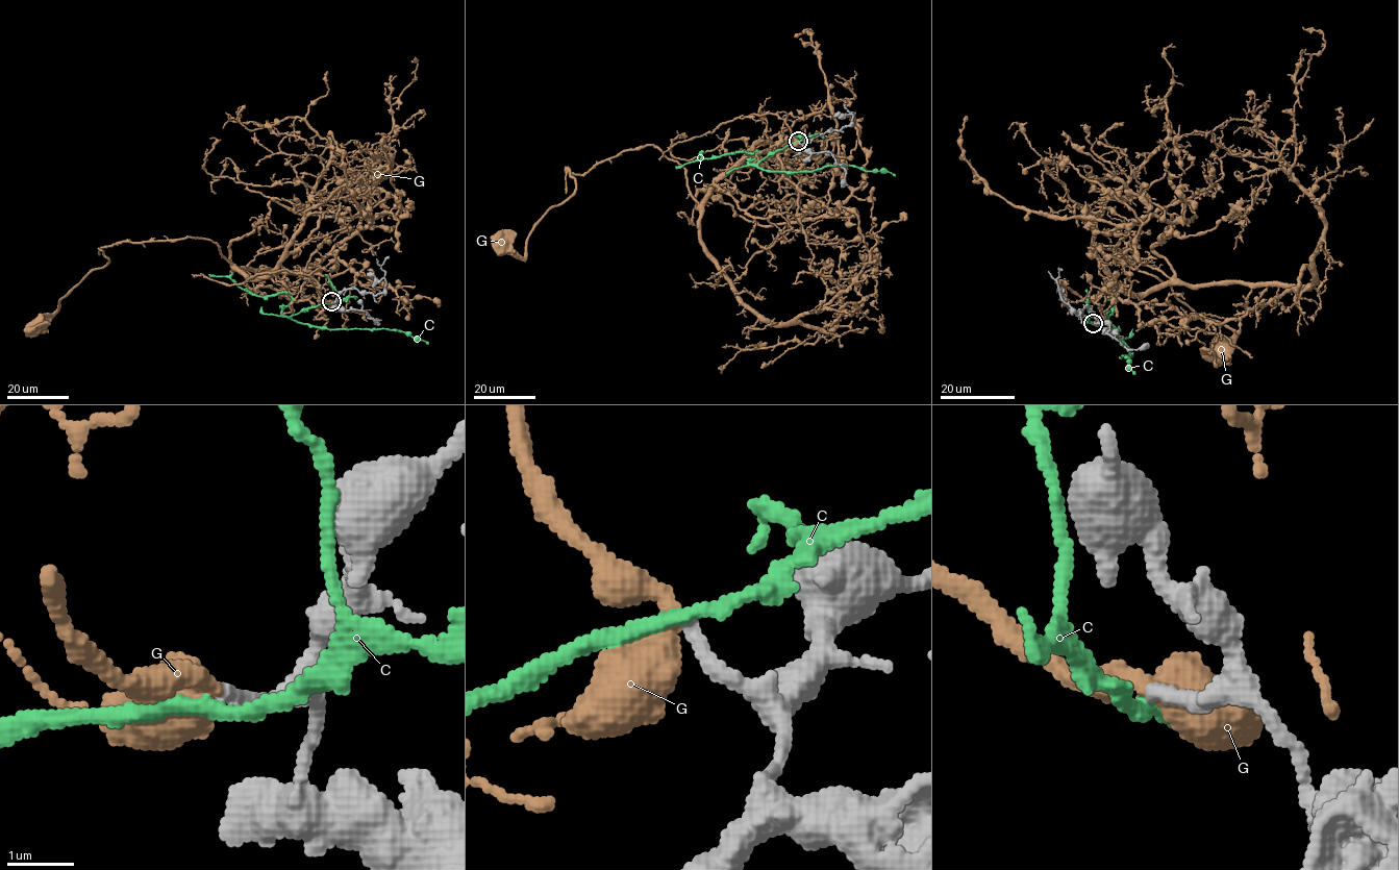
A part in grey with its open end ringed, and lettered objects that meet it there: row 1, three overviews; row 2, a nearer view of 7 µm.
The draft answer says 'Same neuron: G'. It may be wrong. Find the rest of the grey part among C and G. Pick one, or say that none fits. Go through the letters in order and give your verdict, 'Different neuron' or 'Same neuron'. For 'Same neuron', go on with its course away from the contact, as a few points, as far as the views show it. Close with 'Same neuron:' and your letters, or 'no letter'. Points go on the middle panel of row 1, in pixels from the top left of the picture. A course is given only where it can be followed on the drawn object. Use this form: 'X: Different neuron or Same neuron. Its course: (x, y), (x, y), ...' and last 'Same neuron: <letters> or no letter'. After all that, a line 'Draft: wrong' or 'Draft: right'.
C: Different neuron
G: Same neuron. Its course: (799, 142), (784, 121), (700, 204), (676, 162), (623, 150), (566, 171), (575, 190), (526, 254), (501, 247)
Same neuron: G
Draft: right

